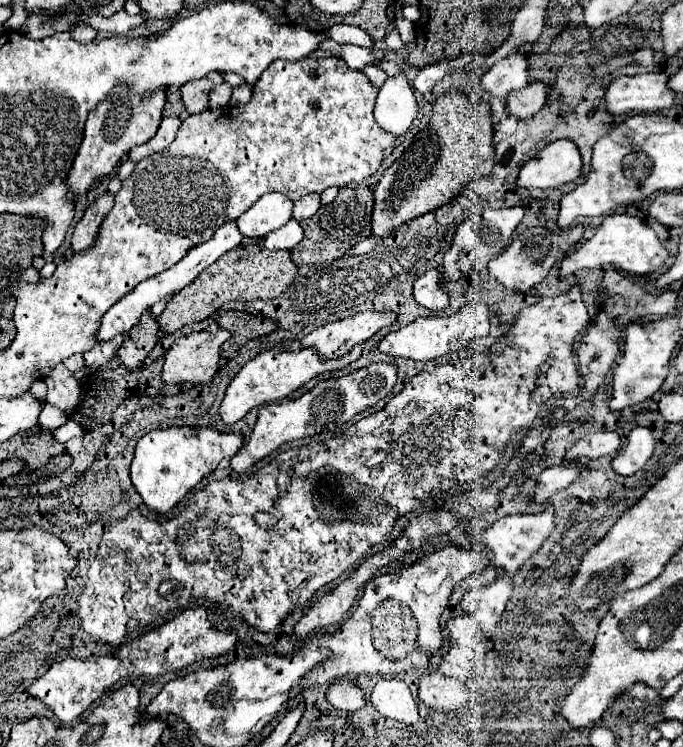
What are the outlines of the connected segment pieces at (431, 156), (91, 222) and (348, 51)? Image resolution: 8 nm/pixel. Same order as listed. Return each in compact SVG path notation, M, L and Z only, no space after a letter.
M447 92L433 104L431 124L421 130L413 144L383 172L373 190L375 208L371 216L373 236L395 234L403 224L447 204L459 190L487 176L493 168L493 124L489 104L479 96Z
M107 192L103 196L99 196L83 214L81 222L75 226L73 230L73 240L71 240L71 248L73 252L83 252L87 248L91 248L99 236L99 228L101 222L105 220L105 216L109 214L109 210L113 208L113 196Z
M331 38L325 40L325 44L321 48L327 50L327 52L333 52L333 54L339 54L351 68L357 70L361 70L363 64L385 58L385 52L381 48L369 50L369 48L361 48L361 46L355 46L355 44L339 44Z

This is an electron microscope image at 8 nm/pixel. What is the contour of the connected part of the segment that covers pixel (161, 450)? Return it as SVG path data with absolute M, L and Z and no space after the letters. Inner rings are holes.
M213 428L155 430L137 442L135 458L131 462L131 482L149 510L167 514L185 498L187 492L207 478L225 456L235 456L241 446L241 434L221 434Z

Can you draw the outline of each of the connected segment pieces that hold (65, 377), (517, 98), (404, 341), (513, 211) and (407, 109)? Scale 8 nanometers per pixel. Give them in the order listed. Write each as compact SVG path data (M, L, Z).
M59 364L59 368L53 368L53 372L49 372L45 384L47 384L47 402L51 402L53 406L69 410L79 404L81 384L63 364Z
M533 82L519 92L511 92L507 98L507 114L519 120L537 114L547 102L547 86L543 82Z
M471 302L463 306L457 314L453 316L427 316L427 318L417 318L415 322L389 332L381 342L379 350L383 354L391 354L395 358L409 358L417 362L431 362L437 360L439 356L447 356L451 352L457 352L459 348L467 348L471 342L481 340L489 336L489 316L487 316L487 306L483 302Z
M517 206L517 208L505 208L505 210L481 210L479 214L471 216L469 220L465 220L457 228L457 234L453 238L453 246L443 258L443 276L449 278L445 282L457 282L479 260L485 260L485 258L491 260L491 258L499 256L509 246L509 238L513 234L513 230L517 228L517 224L521 222L523 214L525 214L525 210Z
M405 74L388 77L380 87L374 117L377 124L393 136L405 134L417 118L417 100Z

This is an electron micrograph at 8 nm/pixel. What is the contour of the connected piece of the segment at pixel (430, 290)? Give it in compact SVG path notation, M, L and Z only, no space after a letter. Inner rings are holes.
M429 270L415 280L413 298L419 306L433 310L433 312L443 312L449 306L447 292L439 286L439 272L437 270Z

